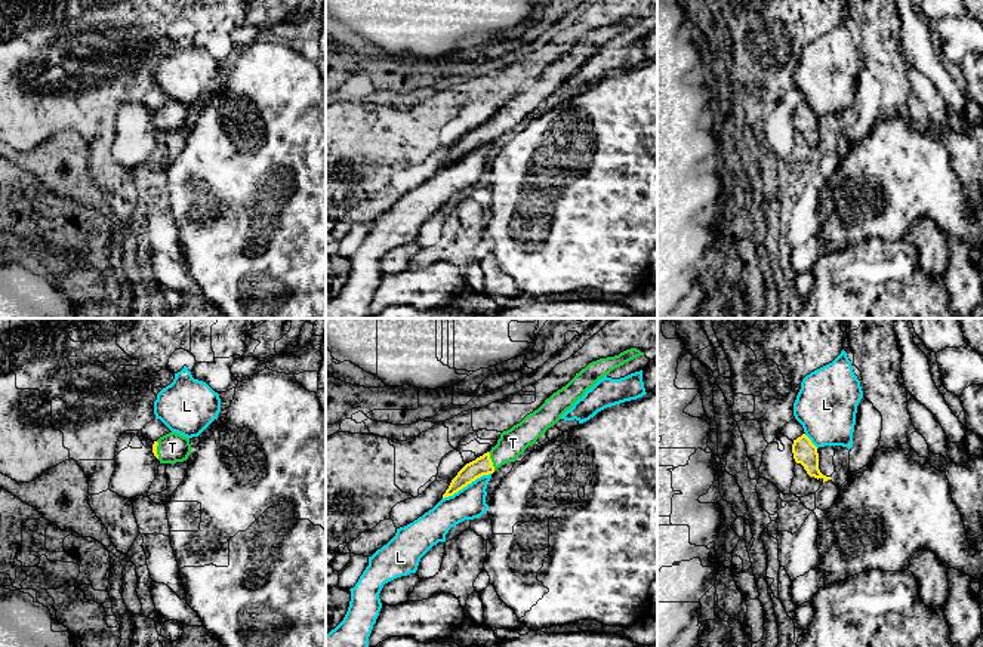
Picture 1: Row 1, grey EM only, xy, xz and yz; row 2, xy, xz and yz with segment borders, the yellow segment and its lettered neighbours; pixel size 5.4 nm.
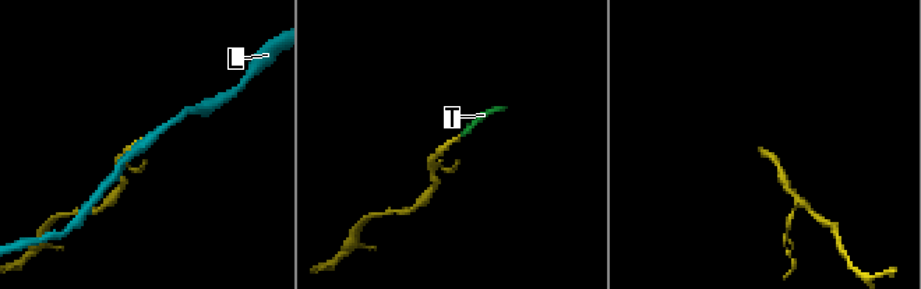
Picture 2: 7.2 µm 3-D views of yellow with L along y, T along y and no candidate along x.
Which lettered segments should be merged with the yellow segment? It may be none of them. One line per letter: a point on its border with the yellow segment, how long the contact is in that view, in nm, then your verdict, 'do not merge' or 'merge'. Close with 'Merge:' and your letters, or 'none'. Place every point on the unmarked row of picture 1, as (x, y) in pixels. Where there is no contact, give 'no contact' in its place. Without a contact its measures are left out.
L: xz (467, 153) | 300 nm | do not merge
T: xz (490, 129) | 110 nm | merge
Merge: T

